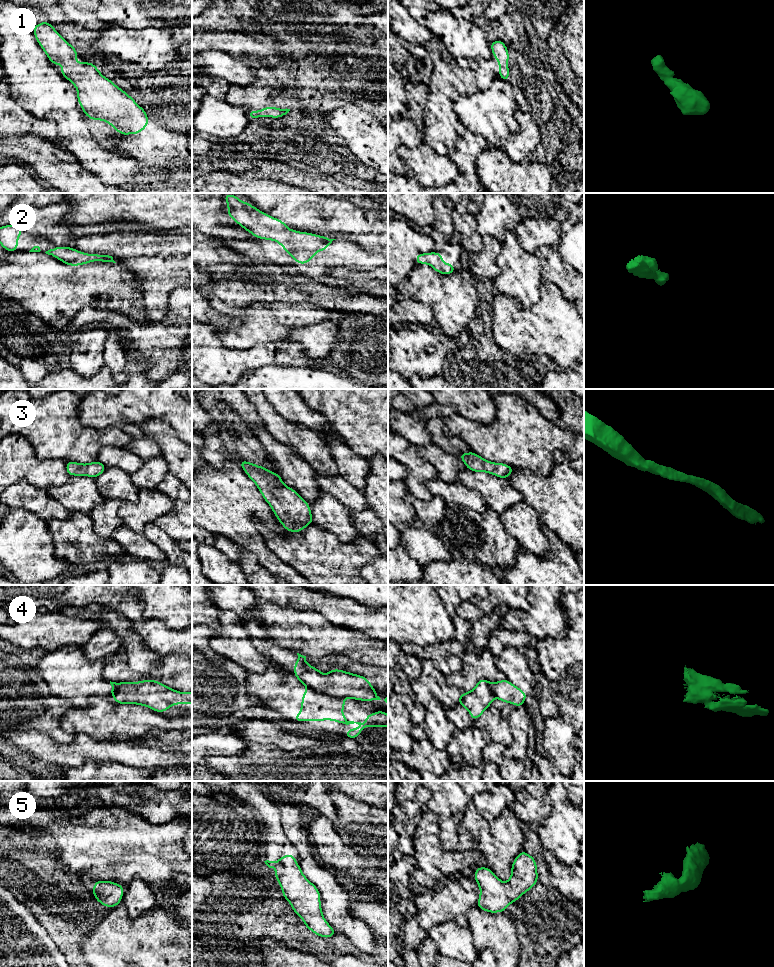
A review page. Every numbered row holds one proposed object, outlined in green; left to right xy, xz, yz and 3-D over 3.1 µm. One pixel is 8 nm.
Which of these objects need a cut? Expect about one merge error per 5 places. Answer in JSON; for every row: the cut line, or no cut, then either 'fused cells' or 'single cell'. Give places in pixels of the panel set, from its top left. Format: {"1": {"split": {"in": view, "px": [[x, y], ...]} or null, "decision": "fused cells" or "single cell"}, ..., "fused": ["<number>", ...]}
{"1": {"split": null, "decision": "single cell"}, "2": {"split": null, "decision": "single cell"}, "3": {"split": null, "decision": "single cell"}, "4": {"split": {"in": "xz", "px": [[307, 686], [317, 692], [347, 697]]}, "decision": "fused cells"}, "5": {"split": null, "decision": "single cell"}, "fused": ["4"]}

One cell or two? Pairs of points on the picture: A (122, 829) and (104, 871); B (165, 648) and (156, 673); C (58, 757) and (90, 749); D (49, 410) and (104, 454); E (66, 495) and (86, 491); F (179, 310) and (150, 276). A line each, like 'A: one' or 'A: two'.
A: one
B: two
C: one
D: two
E: one
F: two

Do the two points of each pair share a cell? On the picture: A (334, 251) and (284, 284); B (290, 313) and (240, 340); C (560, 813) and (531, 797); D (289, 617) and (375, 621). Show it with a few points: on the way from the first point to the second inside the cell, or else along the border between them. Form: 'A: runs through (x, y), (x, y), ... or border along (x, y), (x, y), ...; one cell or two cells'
A: border along (299, 272), (315, 279); two cells
B: runs through (278, 314), (273, 314), (257, 330), (252, 332); one cell
C: border along (544, 793), (550, 813), (537, 825); two cells
D: border along (304, 610), (318, 611), (332, 625); two cells

